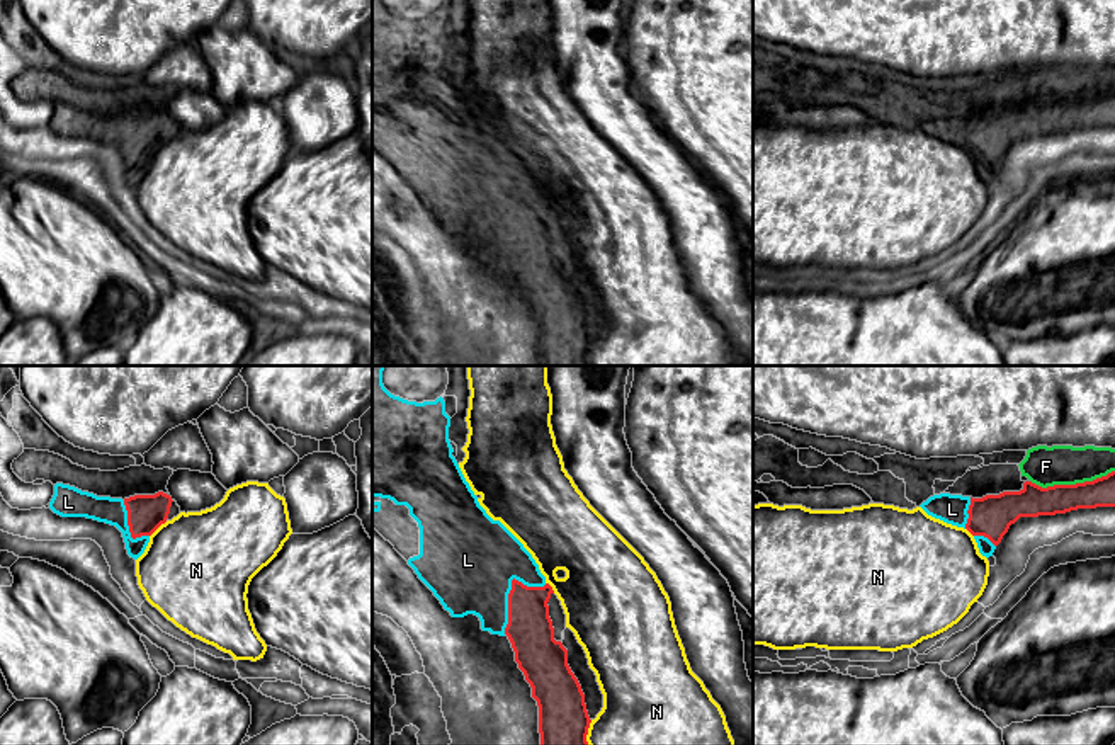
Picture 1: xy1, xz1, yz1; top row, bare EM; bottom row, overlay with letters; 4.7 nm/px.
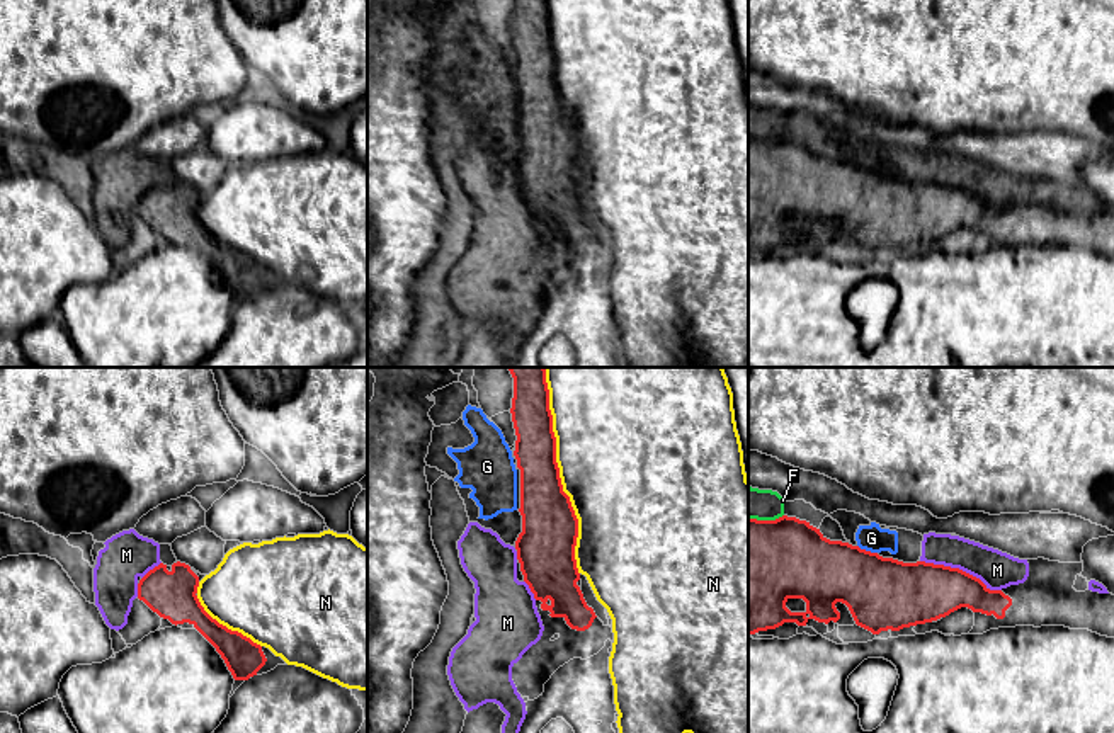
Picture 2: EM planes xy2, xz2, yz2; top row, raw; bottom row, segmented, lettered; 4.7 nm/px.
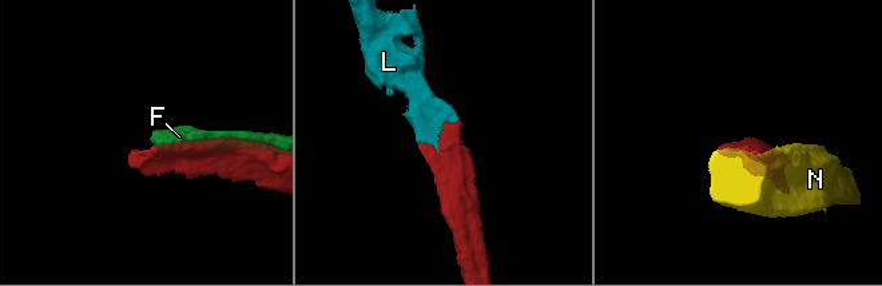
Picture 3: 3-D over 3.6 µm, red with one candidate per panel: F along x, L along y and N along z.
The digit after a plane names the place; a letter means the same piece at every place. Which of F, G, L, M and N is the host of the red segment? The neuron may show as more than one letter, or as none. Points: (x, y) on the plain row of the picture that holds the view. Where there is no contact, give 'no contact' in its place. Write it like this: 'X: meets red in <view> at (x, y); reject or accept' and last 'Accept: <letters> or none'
F: meets red in yz1 at (1071, 104); reject
G: meets red in yz2 at (868, 170); reject
L: meets red in xz1 at (510, 210); accept
M: meets red in yz2 at (961, 189); reject
N: meets red in xz2 at (560, 97); reject
Accept: L

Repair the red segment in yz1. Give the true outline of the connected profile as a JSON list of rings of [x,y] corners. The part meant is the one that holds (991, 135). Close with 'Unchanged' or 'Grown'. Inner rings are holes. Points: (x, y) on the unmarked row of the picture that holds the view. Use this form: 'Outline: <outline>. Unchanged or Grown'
Outline: [[[1115,90],[1093,100],[1042,107],[1025,100],[1020,111],[982,117],[940,112],[920,124],[928,134],[967,148],[986,177],[1020,136],[1066,133],[1078,128],[1115,126]]]. Grown

